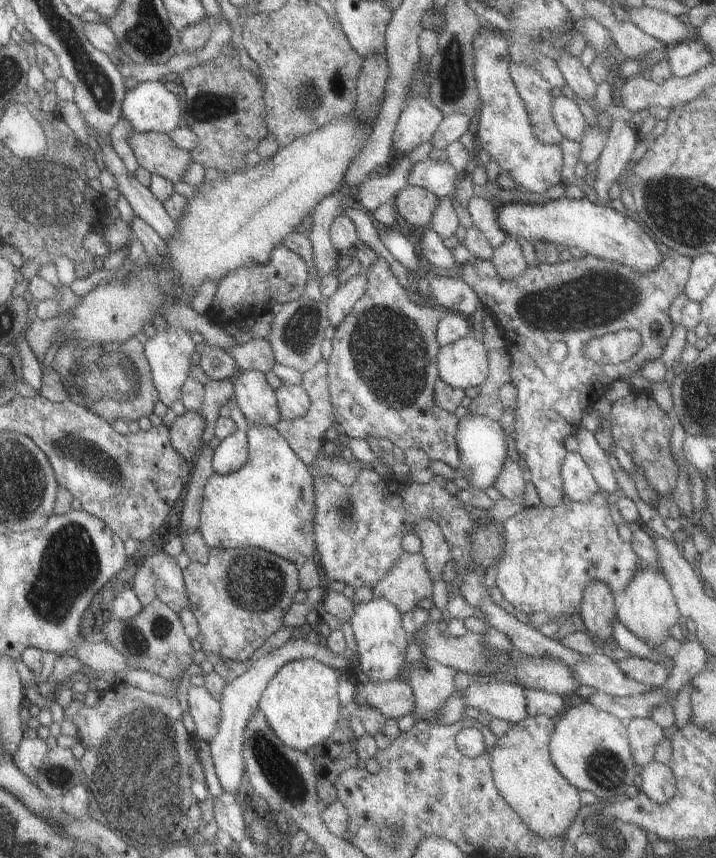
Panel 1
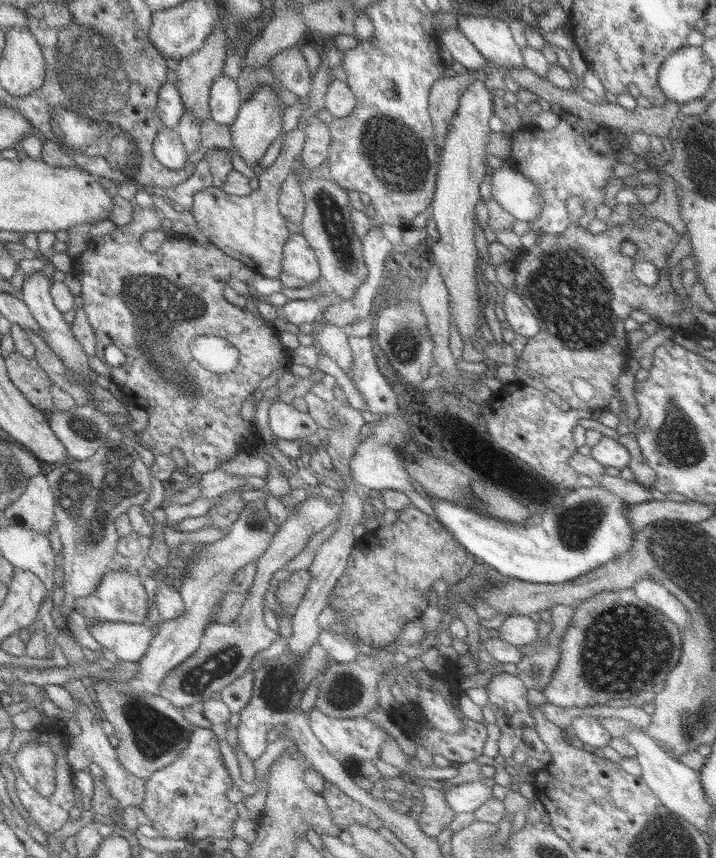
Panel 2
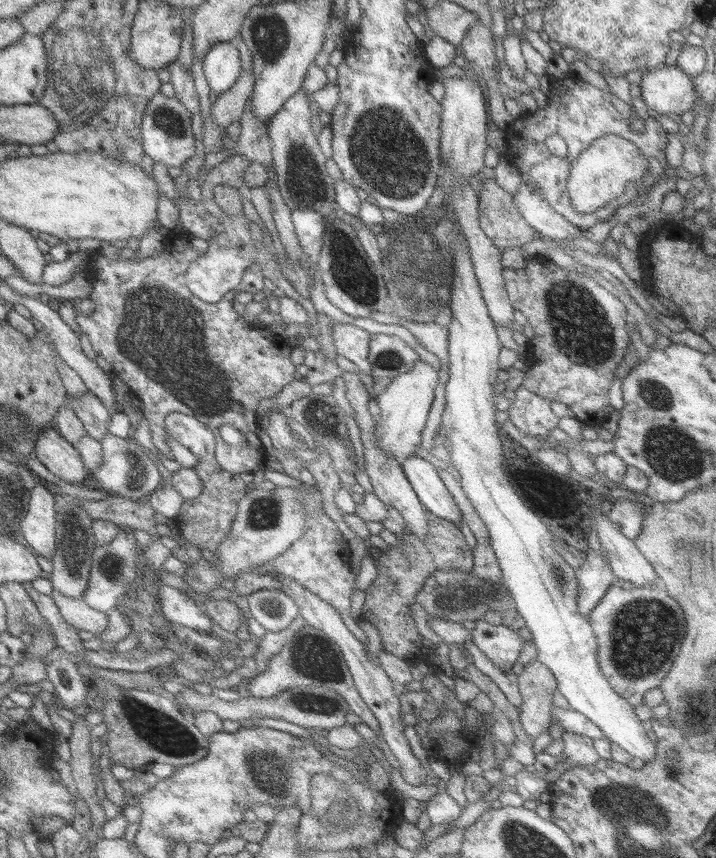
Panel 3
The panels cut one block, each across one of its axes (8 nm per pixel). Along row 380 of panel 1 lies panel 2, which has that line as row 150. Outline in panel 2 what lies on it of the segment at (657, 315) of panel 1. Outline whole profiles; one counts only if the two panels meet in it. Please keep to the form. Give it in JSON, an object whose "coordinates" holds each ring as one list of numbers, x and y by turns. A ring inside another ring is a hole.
{"coordinates":[[563,109,557,112,558,130,514,130,510,135,511,149,507,161,541,190,540,214,527,224,529,231,538,236,559,235,568,228,570,207,567,200,571,196,576,196,577,203,582,206,582,214,575,223,588,226,596,218,596,204,604,203,602,189,615,178,614,167,620,162,615,145,630,150,630,136,623,131,580,120]]}

